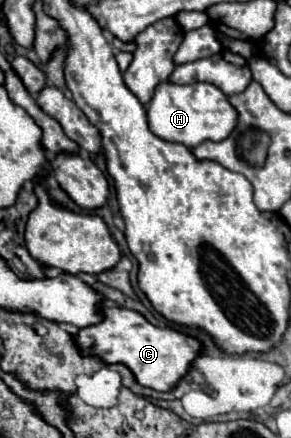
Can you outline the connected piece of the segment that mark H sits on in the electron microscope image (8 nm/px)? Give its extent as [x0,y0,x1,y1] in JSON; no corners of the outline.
[147,83,237,149]

